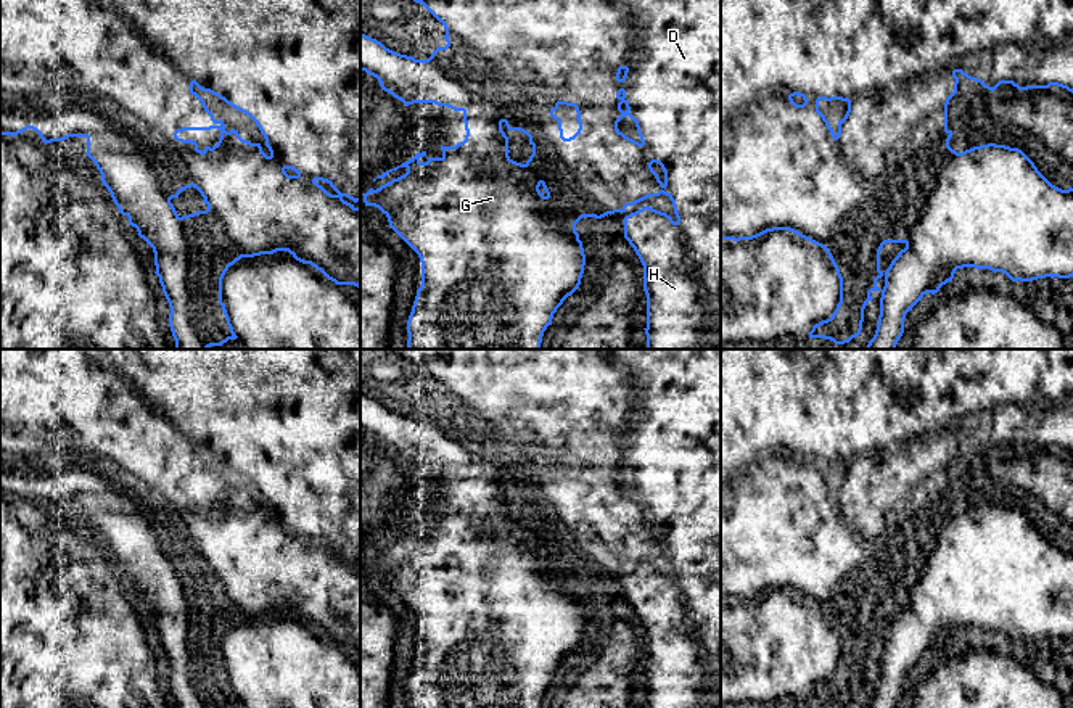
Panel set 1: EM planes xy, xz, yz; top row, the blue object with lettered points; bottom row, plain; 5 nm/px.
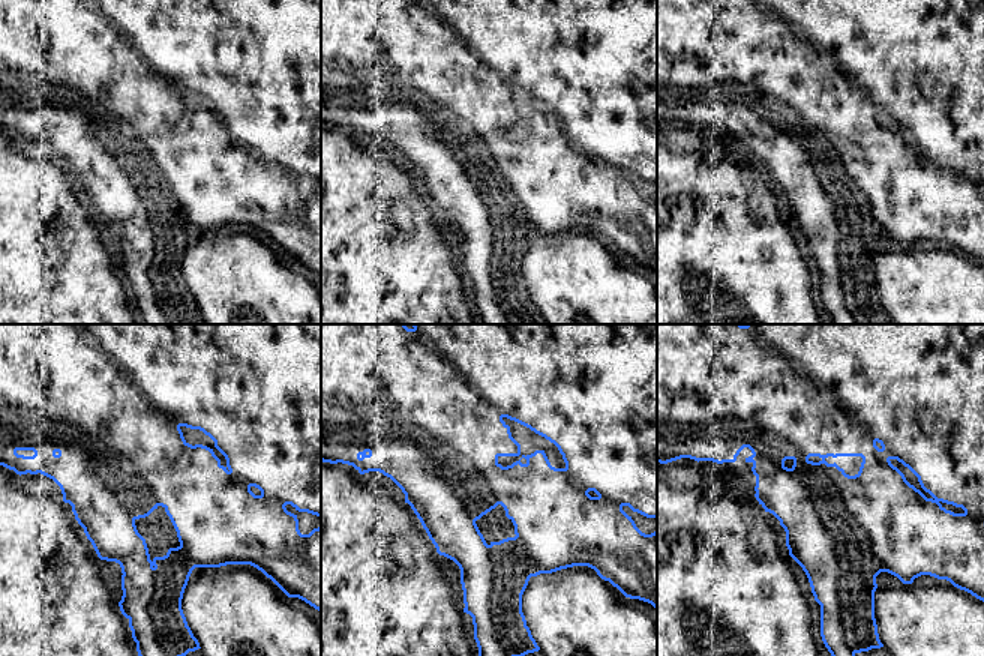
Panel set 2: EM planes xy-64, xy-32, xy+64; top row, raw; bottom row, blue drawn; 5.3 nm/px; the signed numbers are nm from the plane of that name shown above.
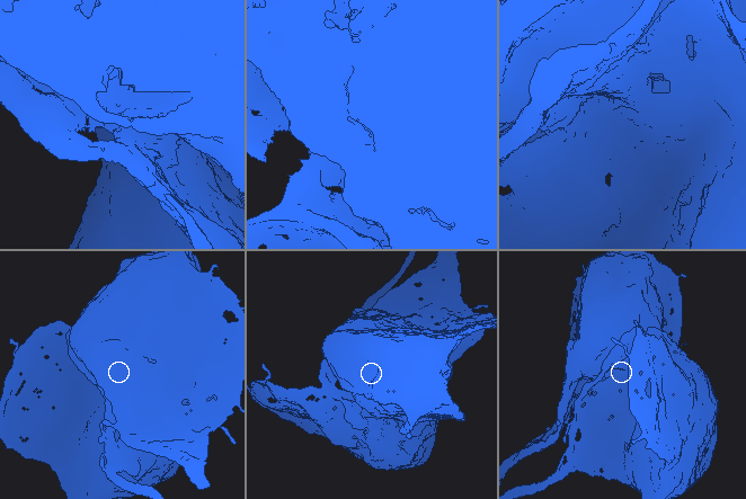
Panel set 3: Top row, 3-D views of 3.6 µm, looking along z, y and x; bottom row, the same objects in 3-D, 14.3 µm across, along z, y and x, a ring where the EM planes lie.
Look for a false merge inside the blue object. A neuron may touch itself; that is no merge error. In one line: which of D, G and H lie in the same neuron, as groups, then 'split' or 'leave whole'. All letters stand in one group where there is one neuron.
groups D H / G; split

